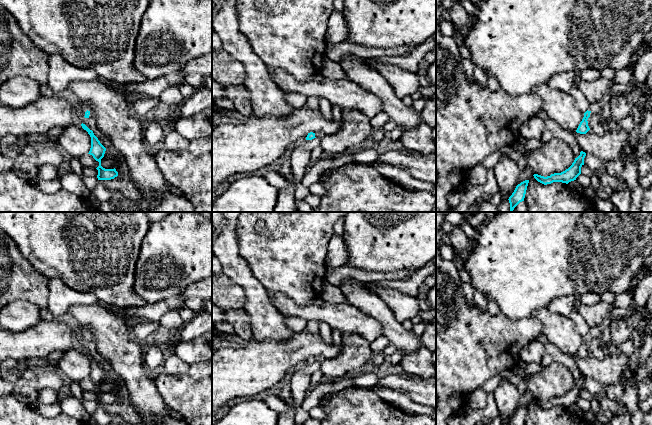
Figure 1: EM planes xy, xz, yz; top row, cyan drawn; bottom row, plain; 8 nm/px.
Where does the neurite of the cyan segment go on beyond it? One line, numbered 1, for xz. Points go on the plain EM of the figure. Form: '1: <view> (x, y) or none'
1: none

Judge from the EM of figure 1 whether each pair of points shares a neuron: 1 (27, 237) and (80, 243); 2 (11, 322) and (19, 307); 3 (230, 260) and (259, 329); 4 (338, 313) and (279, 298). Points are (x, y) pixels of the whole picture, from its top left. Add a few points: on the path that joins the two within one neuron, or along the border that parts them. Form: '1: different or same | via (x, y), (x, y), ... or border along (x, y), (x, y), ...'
1: same | via (40, 237), (67, 237)
2: same | via (14, 318), (19, 311)
3: same | via (243, 277), (256, 294), (259, 312)
4: same | via (323, 311), (294, 310)

